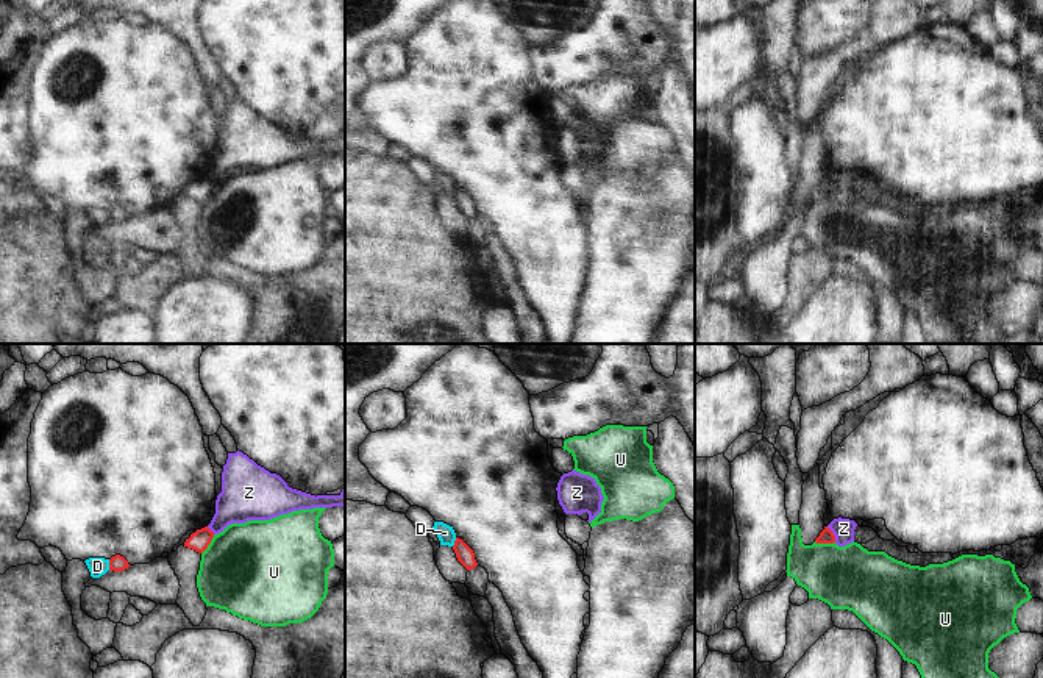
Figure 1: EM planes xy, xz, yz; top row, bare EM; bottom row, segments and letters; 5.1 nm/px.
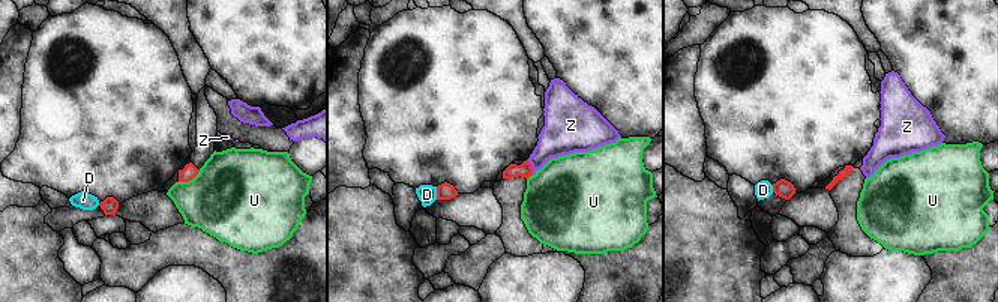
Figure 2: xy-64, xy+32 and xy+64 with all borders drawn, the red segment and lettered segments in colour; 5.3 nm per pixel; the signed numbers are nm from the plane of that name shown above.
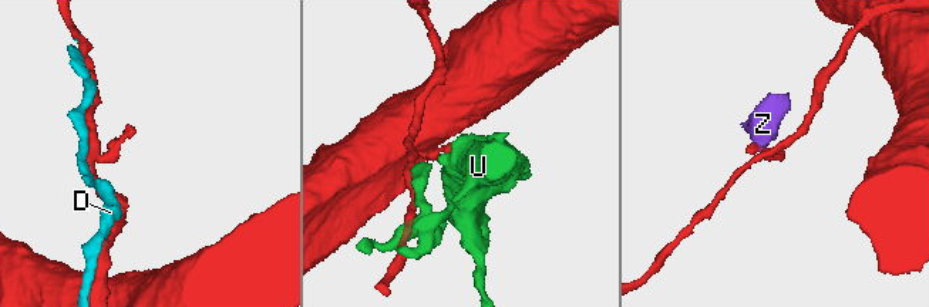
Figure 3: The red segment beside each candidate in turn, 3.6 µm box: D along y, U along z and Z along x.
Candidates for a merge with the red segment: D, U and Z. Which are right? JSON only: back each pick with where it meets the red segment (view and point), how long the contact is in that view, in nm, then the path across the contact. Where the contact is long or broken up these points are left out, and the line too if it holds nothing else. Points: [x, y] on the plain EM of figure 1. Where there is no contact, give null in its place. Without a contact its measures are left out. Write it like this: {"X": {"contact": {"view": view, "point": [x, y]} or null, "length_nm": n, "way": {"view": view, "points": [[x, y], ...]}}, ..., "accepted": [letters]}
{"accepted": []}

